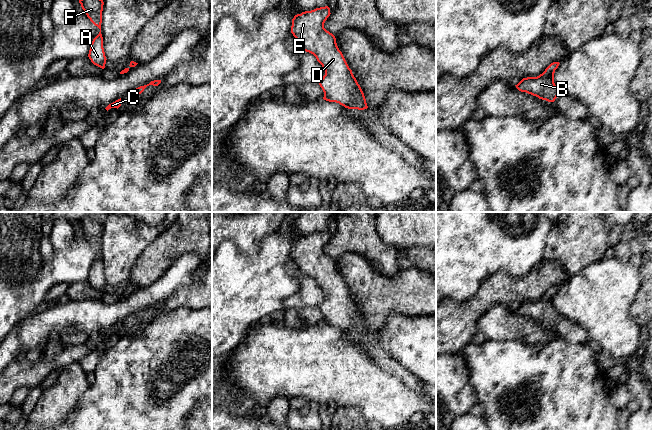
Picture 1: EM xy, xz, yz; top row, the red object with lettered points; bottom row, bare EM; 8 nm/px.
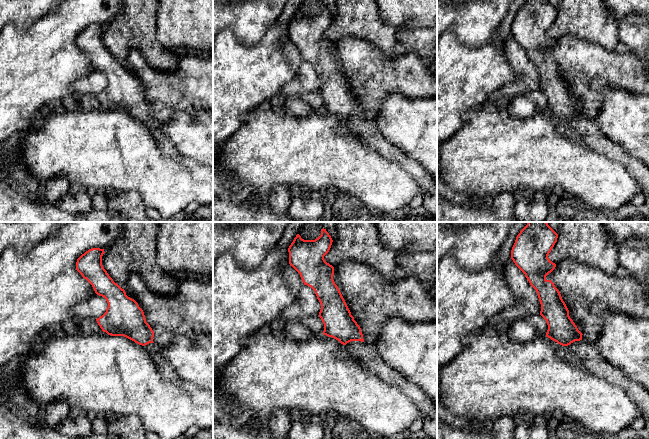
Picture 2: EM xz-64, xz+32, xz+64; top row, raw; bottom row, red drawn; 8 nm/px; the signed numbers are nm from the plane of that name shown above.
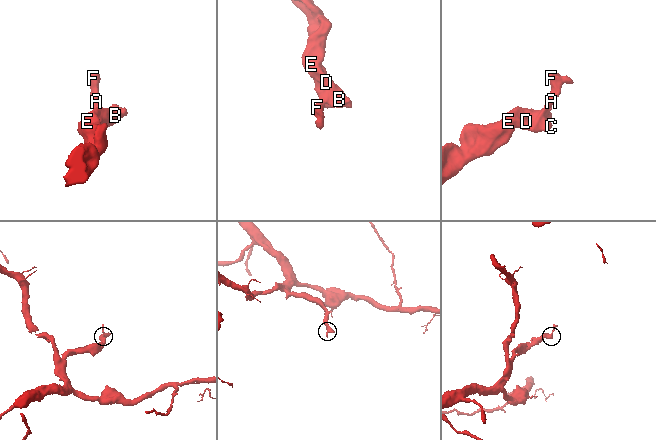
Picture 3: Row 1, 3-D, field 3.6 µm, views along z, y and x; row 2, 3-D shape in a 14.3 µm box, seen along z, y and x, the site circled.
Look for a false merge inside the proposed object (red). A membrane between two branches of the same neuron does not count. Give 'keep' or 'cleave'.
keep

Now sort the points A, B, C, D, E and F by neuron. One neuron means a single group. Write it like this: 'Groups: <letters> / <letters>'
Groups: A B C D E F

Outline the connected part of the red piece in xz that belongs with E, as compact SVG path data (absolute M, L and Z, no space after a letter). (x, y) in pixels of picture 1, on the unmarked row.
M328 230L297 238L292 243L291 257L301 270L302 275L313 278L325 294L325 299L319 306L324 316L323 323L339 327L348 333L367 333L364 317L339 274L335 260L324 252L324 247L330 238Z

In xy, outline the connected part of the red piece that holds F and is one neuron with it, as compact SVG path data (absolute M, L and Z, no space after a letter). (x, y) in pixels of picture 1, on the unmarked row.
M86 221L80 223L79 227L90 245L100 253L99 258L91 267L88 281L94 289L104 293L107 283L103 272L103 261L101 258L102 235L104 229L103 223Z

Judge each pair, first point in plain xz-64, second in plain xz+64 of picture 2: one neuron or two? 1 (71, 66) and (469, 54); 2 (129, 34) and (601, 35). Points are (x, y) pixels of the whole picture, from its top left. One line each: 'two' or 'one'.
1: one
2: one

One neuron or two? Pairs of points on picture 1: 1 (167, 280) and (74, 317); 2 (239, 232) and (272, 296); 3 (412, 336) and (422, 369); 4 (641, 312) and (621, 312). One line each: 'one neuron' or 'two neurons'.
1: one neuron
2: two neurons
3: one neuron
4: two neurons

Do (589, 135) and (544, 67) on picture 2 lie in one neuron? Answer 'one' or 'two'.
one

